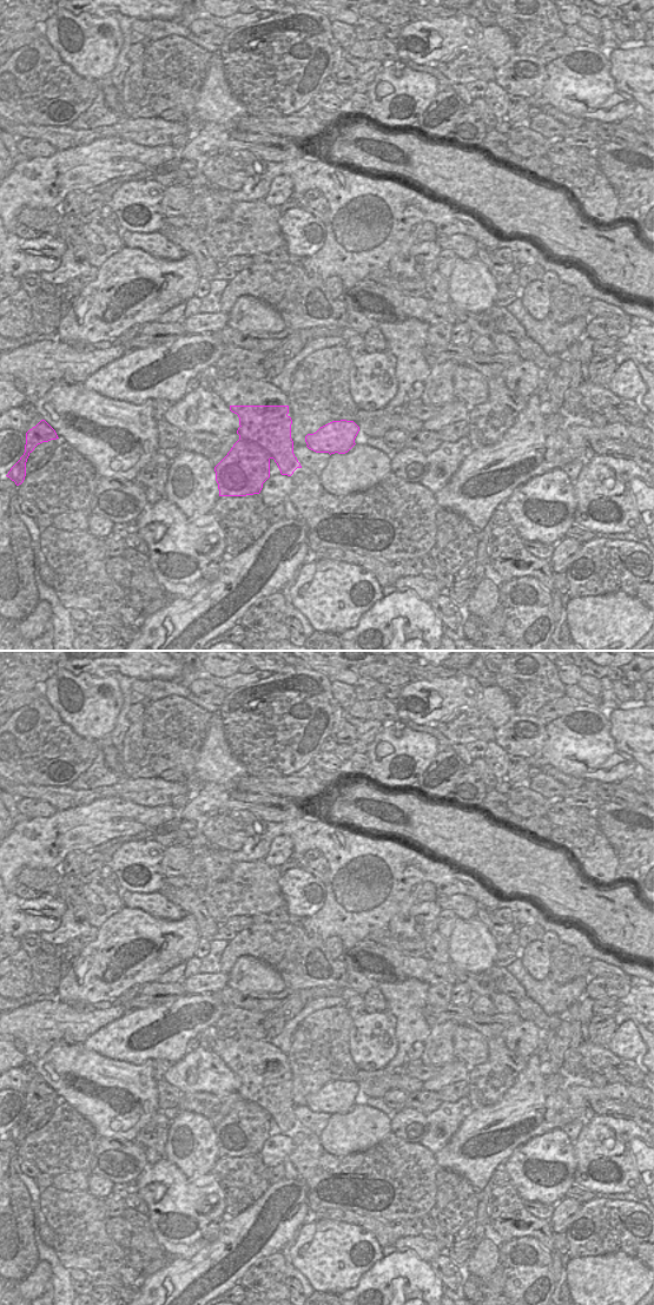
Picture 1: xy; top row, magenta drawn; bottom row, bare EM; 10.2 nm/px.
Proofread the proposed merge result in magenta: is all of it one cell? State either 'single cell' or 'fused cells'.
fused cells

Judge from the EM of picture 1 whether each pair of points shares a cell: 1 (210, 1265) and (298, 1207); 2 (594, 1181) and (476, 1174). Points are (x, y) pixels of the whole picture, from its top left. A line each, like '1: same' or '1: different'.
1: same
2: different

